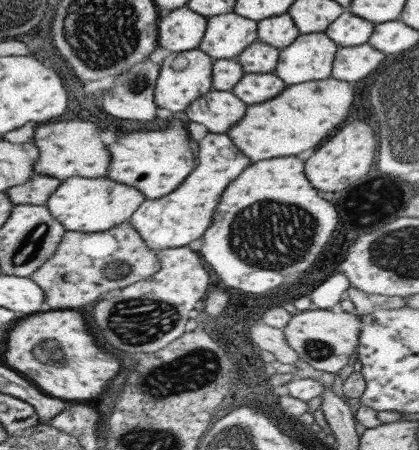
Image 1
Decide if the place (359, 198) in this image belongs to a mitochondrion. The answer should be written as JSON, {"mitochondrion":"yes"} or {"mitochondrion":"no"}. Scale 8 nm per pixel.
{"mitochondrion":"no"}

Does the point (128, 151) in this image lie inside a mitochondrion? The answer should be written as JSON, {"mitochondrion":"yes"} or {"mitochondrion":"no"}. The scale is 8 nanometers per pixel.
{"mitochondrion":"no"}

